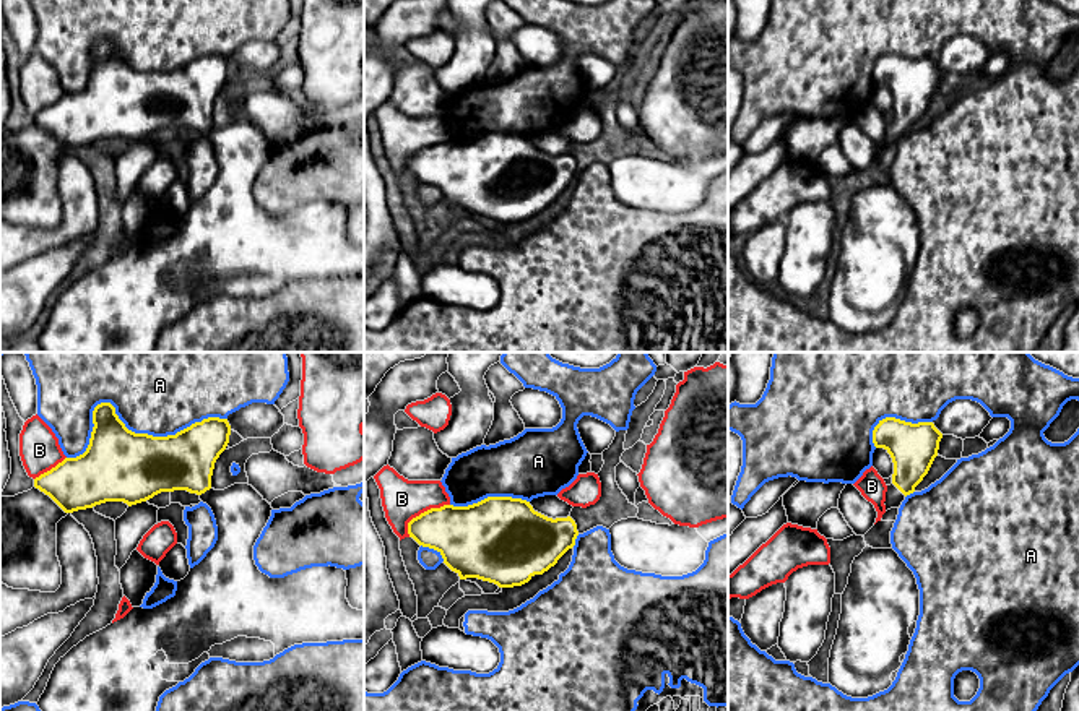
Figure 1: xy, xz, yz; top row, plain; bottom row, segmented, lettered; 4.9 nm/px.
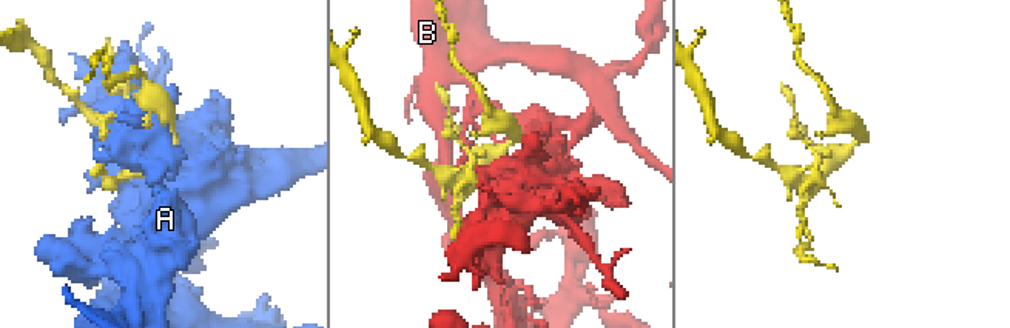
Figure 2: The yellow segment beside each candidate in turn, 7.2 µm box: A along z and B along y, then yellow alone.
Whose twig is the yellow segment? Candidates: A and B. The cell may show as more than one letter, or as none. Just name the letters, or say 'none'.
none

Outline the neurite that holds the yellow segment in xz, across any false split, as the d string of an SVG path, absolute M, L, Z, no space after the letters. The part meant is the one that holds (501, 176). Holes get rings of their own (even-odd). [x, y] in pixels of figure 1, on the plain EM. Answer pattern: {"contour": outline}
{"contour": "M488 133L468 143L431 144L408 159L408 170L419 182L437 187L460 216L478 214L514 224L554 203L575 182L578 167L570 153L552 156L535 148L526 136Z"}

